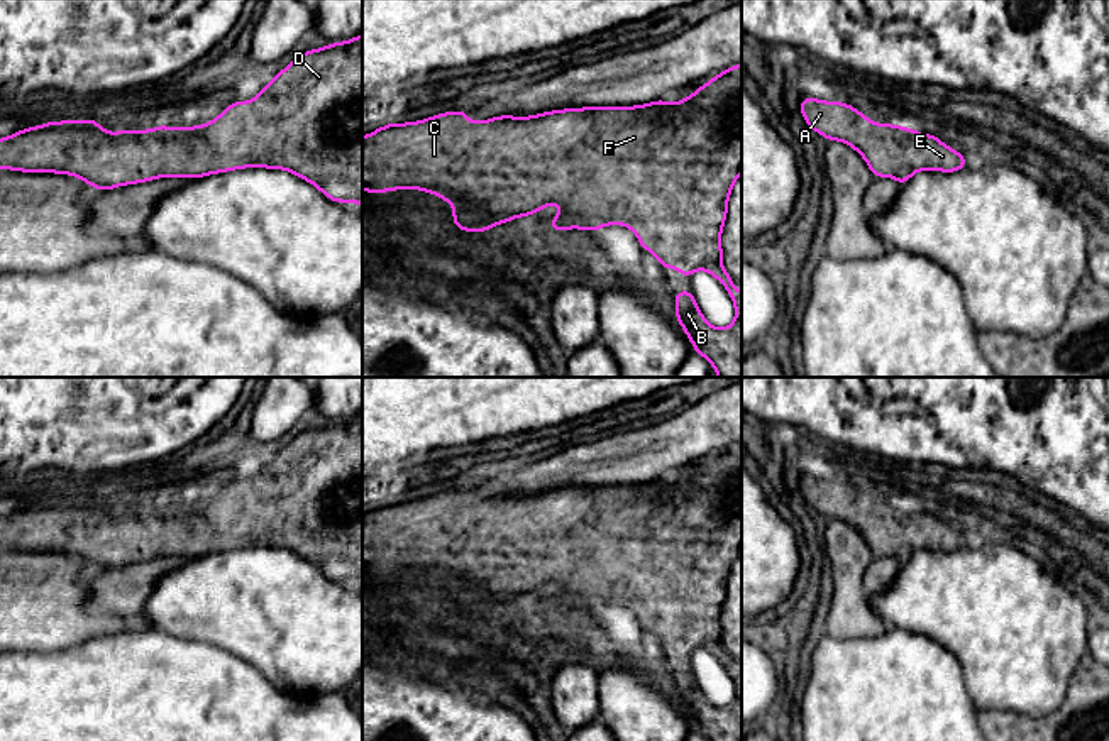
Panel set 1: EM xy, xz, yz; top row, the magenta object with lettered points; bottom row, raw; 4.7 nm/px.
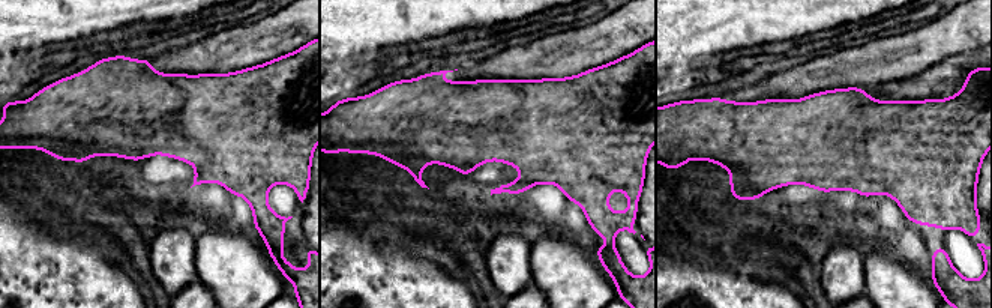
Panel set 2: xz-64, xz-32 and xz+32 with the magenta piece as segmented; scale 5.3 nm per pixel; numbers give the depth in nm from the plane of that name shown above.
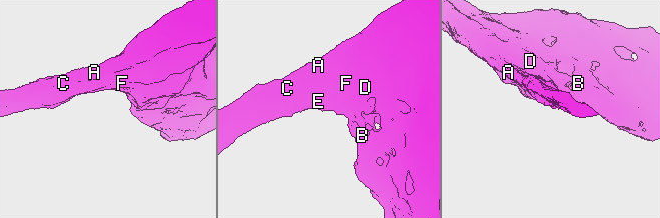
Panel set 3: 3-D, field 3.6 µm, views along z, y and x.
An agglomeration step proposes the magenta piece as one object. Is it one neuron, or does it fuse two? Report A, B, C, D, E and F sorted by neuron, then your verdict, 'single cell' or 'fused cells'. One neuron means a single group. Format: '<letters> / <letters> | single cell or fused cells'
A B C D E F | single cell

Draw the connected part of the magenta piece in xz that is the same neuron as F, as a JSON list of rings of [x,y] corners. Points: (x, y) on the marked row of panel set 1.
[[[733,64],[720,74],[713,76],[706,85],[694,90],[689,98],[681,98],[676,105],[669,105],[664,96],[657,102],[635,105],[635,107],[584,107],[584,108],[564,108],[552,110],[545,113],[537,113],[532,117],[511,117],[499,115],[493,117],[486,122],[474,120],[467,122],[466,115],[471,110],[457,110],[457,112],[444,112],[430,118],[400,124],[393,122],[379,127],[378,130],[362,137],[362,191],[381,195],[384,191],[396,191],[401,188],[420,189],[432,195],[437,195],[444,201],[449,201],[454,206],[452,223],[461,232],[488,232],[494,225],[501,225],[510,220],[516,220],[518,217],[535,215],[542,208],[559,203],[562,211],[550,218],[547,223],[552,232],[581,228],[596,232],[606,225],[623,225],[635,232],[640,247],[643,250],[650,250],[660,262],[662,269],[677,269],[682,277],[689,279],[694,271],[704,269],[715,279],[718,279],[723,288],[728,291],[733,305],[735,305],[735,321],[725,328],[715,328],[706,321],[703,313],[699,311],[694,294],[689,289],[674,293],[676,303],[676,318],[682,327],[687,338],[692,342],[692,350],[703,355],[716,370],[718,377],[742,377],[742,291],[735,288],[735,281],[725,271],[721,264],[723,247],[720,244],[723,225],[726,222],[728,213],[728,198],[733,189],[735,181],[742,173],[742,64]]]

